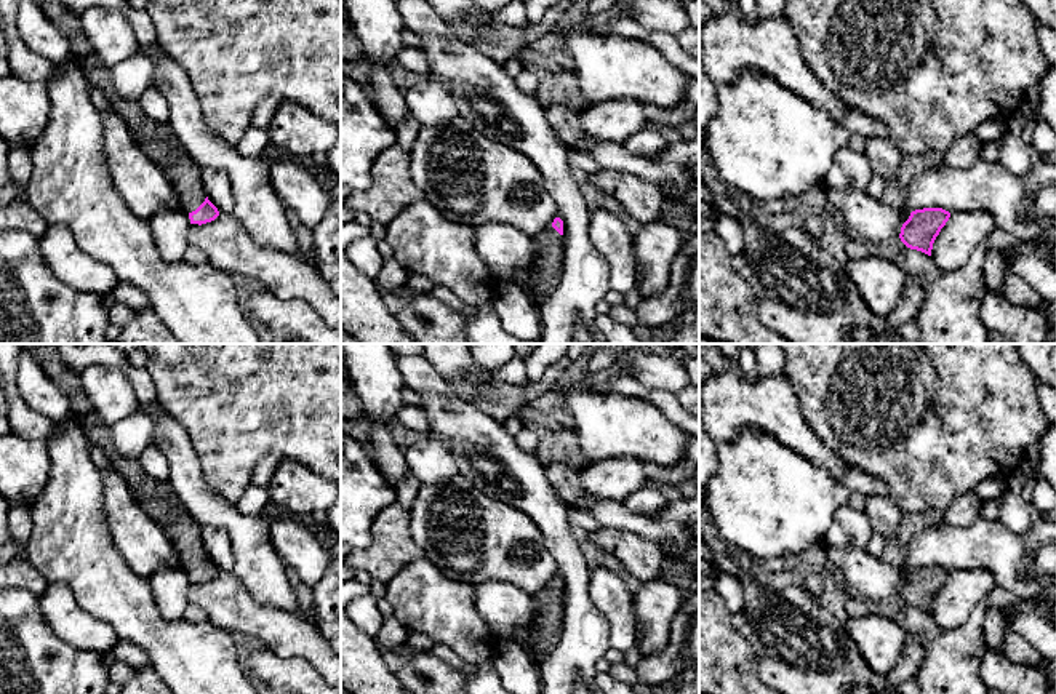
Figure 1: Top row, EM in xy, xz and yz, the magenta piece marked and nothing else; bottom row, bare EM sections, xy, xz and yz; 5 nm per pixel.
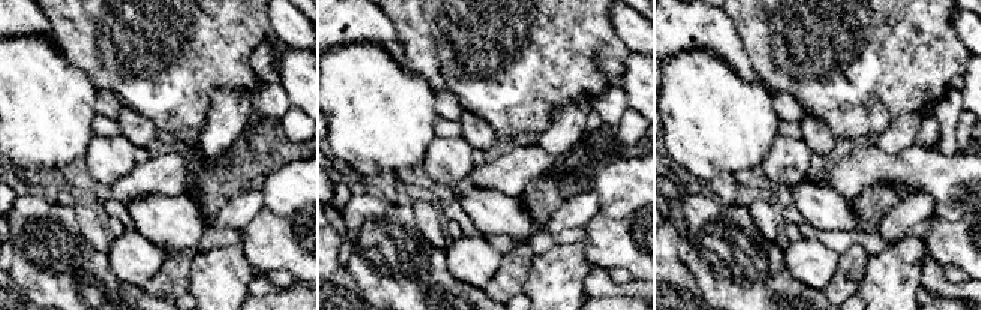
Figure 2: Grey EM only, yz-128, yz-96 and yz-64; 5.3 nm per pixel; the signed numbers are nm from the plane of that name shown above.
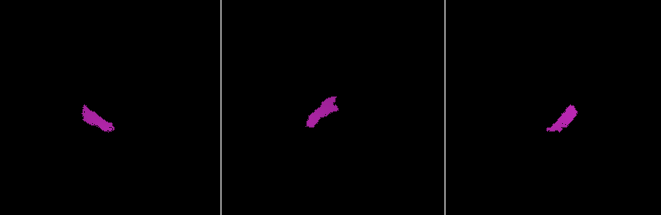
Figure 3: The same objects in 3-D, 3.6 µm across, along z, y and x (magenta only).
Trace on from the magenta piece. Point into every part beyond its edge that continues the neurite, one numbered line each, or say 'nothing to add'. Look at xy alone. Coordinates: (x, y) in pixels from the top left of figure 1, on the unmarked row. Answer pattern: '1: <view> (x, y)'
1: xy (157, 499)

